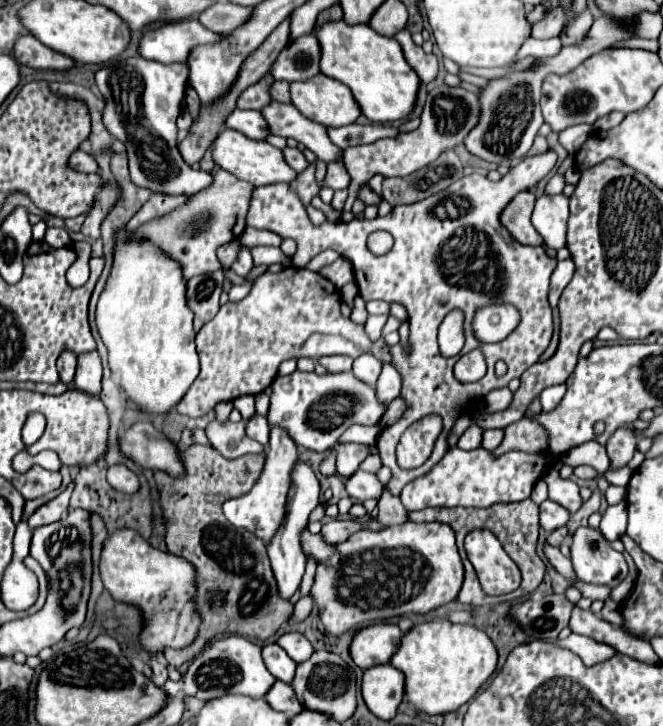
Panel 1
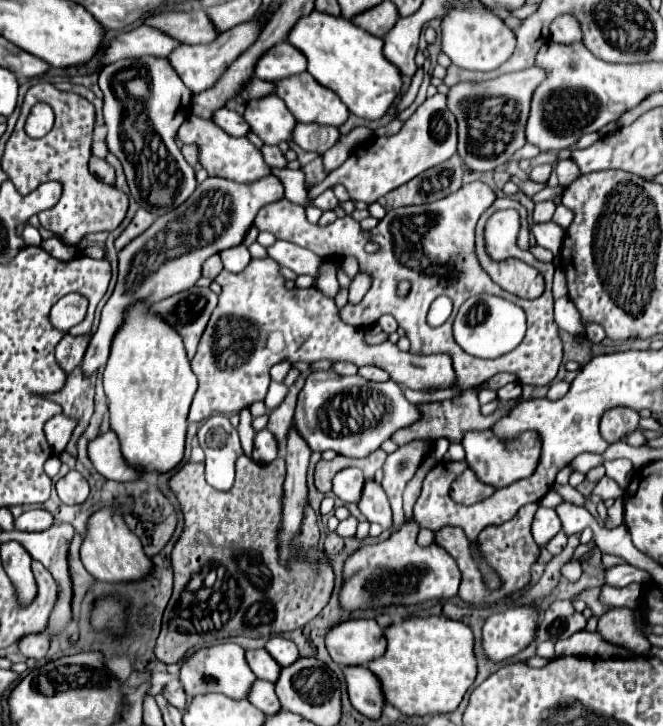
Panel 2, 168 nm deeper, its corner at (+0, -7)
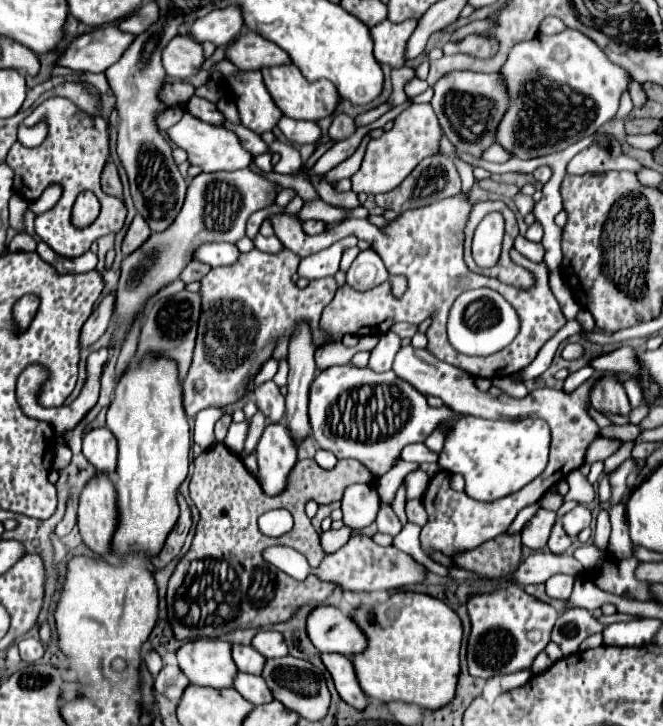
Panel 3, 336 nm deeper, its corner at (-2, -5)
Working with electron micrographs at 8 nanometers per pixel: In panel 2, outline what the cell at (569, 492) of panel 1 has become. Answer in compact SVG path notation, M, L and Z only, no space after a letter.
M563 502L561 506L557 506L557 514L561 518L561 526L567 536L581 534L585 528L593 530L597 526L597 520L583 506Z

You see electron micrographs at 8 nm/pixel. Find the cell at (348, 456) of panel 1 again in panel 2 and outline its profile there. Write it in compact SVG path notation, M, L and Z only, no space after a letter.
M357 468L341 470L341 474L337 474L333 478L333 494L337 498L341 498L345 504L359 504L363 484L365 484L365 478L363 478L361 470L357 470Z

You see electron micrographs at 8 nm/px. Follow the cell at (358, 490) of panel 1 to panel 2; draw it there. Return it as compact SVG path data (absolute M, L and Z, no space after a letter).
M367 482L365 484L365 494L361 498L361 506L359 506L361 514L369 520L369 522L377 522L381 524L385 530L391 528L393 518L391 518L391 506L387 500L387 494L383 492L381 484L377 482Z

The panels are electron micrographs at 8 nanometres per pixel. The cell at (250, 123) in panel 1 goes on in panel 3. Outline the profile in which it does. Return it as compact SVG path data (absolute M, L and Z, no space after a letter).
M191 96L189 102L187 102L187 108L193 116L209 122L209 124L215 124L215 126L223 126L225 124L225 116L217 110L217 106L205 98L199 98L199 96Z

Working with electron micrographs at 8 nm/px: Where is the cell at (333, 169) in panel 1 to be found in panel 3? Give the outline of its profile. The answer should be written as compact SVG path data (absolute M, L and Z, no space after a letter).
M337 114L335 120L333 120L333 124L331 124L331 128L329 128L329 136L331 136L335 142L341 142L341 140L353 136L353 134L357 132L357 128L359 128L359 126L355 124L355 120L353 120L351 116L347 116L347 114Z

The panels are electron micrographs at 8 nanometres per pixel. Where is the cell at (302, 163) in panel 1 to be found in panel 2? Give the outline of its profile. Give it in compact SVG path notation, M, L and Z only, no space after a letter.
M263 146L261 148L261 154L263 154L263 158L265 158L265 162L269 164L269 166L275 166L275 168L285 168L285 164L287 164L287 160L283 158L283 152L277 148L277 146Z

